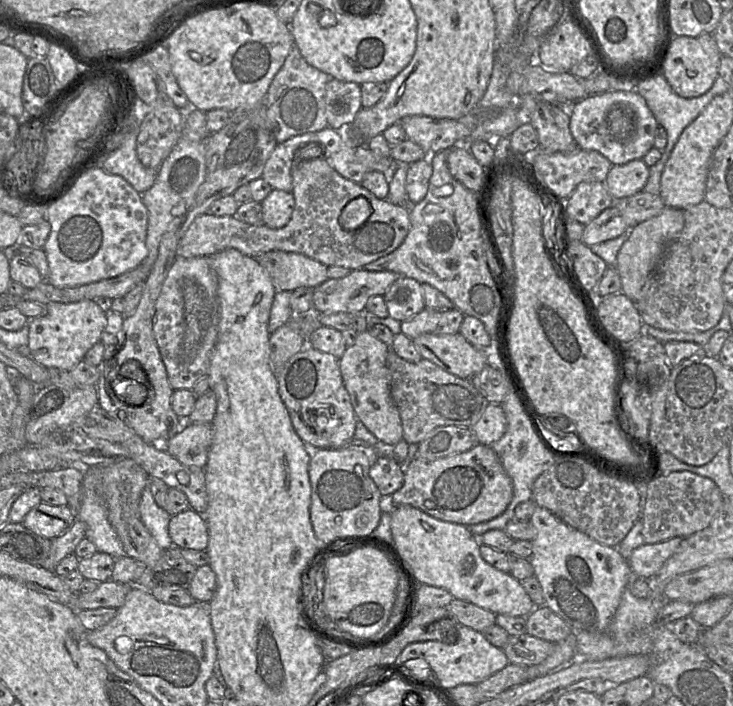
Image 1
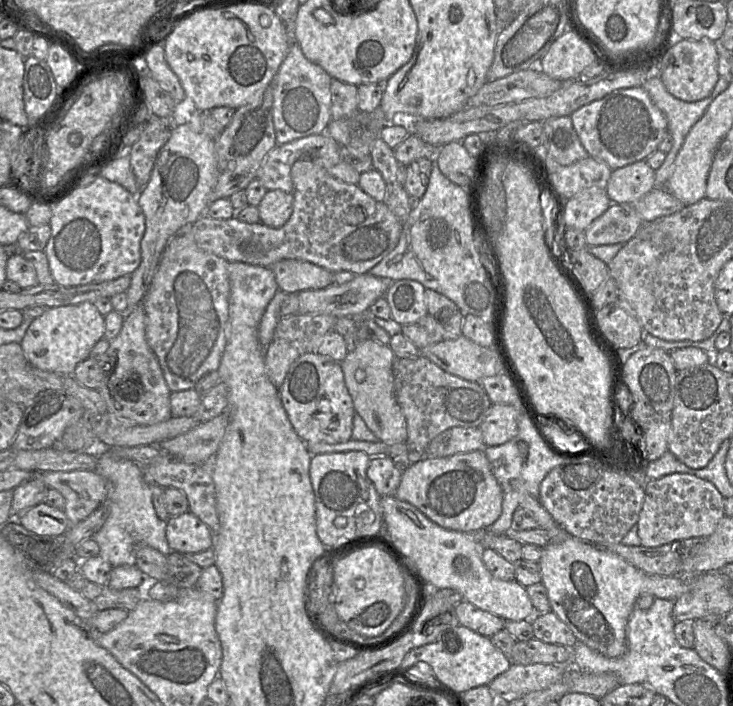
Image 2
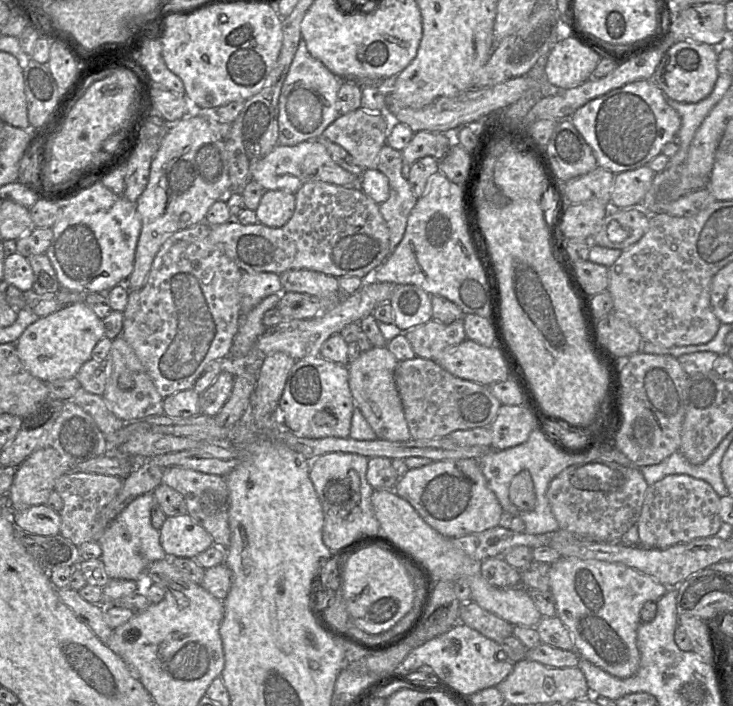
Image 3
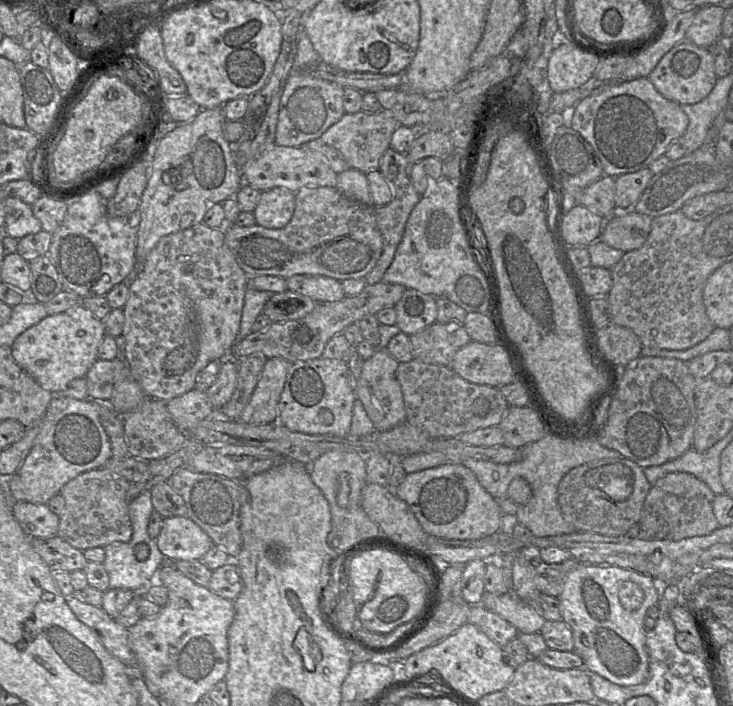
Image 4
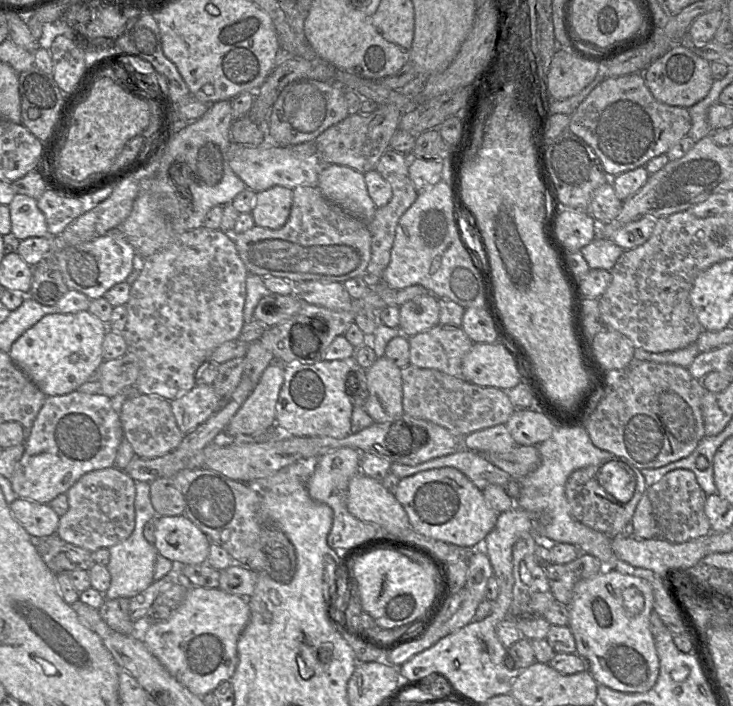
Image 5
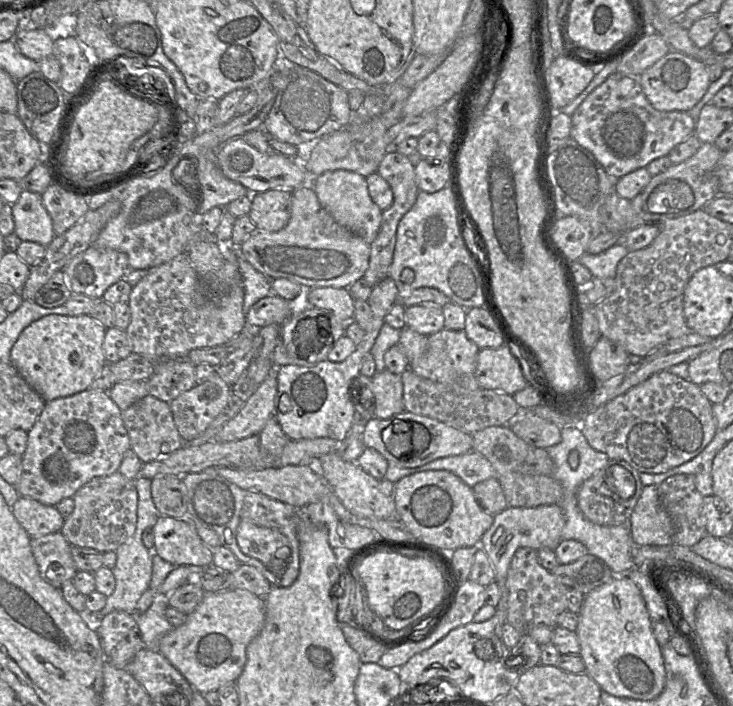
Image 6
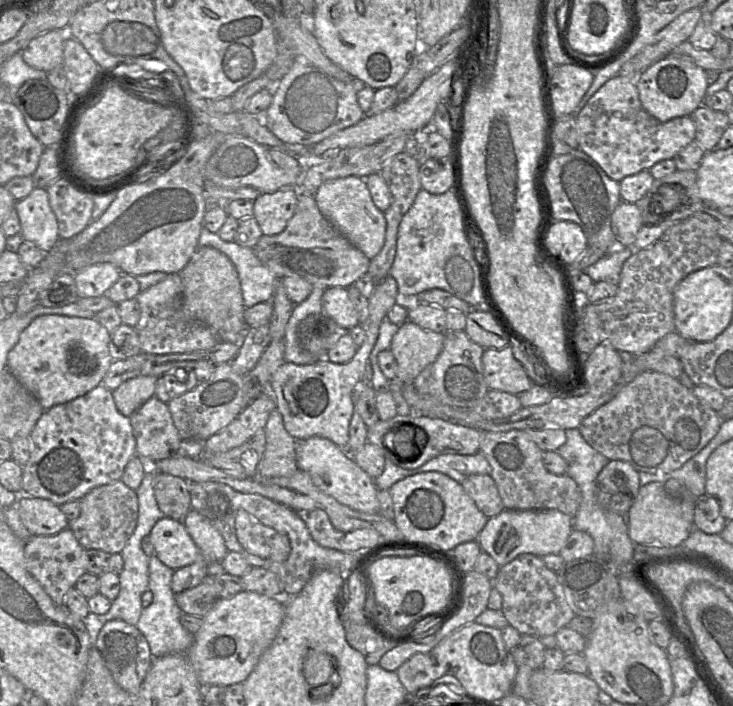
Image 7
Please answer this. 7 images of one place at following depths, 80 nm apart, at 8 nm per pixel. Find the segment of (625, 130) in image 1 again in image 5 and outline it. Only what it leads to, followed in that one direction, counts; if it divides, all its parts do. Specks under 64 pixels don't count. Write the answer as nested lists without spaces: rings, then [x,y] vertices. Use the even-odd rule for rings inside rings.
[[[642,72],[606,77],[570,116],[568,129],[582,138],[600,159],[610,177],[644,166],[650,159],[666,154],[687,135],[691,117],[687,108],[670,106],[654,98]]]

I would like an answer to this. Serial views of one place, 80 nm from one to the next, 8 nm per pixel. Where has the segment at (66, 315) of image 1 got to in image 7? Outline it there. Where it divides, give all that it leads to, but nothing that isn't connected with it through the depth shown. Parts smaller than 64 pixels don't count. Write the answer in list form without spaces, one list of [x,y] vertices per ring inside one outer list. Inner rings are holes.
[[[42,315],[35,318],[27,328],[20,334],[19,340],[12,350],[8,353],[7,369],[20,381],[20,383],[39,401],[44,410],[51,407],[69,402],[77,397],[83,396],[95,387],[102,384],[102,381],[114,361],[109,352],[110,333],[97,320],[81,317],[63,315]]]

